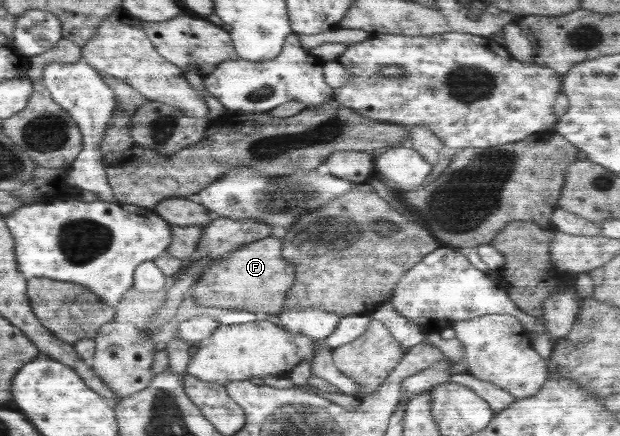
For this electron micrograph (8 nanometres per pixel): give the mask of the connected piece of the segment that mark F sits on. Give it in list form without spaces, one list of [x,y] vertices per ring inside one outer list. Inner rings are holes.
[[[274,234],[250,244],[242,244],[219,261],[214,261],[205,272],[198,291],[192,299],[203,310],[239,310],[276,316],[294,280],[294,267],[281,257],[280,235]]]

